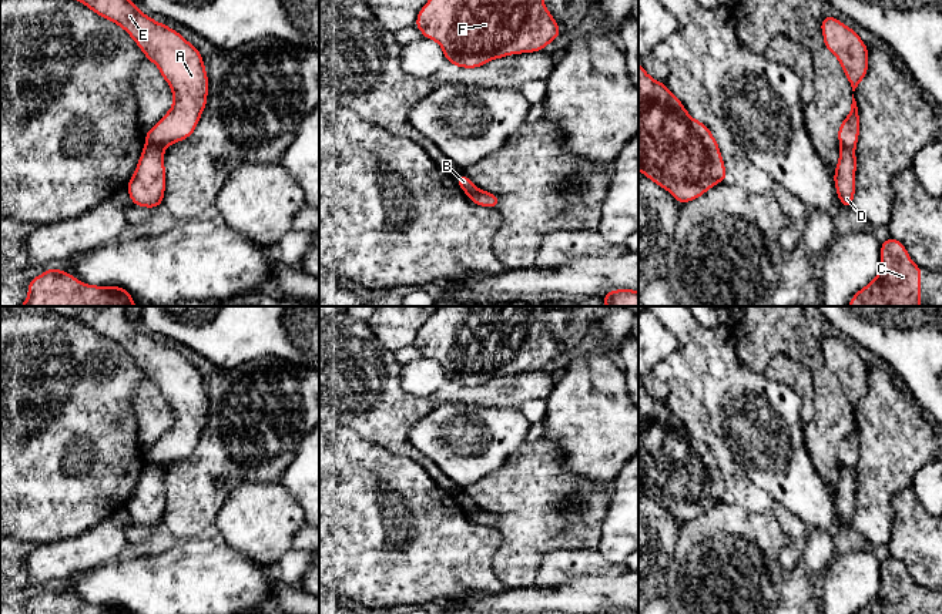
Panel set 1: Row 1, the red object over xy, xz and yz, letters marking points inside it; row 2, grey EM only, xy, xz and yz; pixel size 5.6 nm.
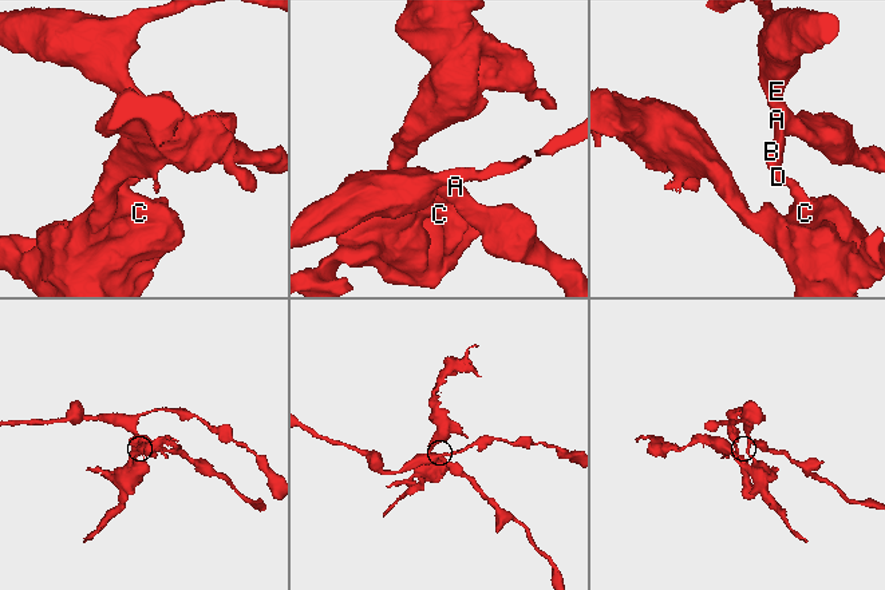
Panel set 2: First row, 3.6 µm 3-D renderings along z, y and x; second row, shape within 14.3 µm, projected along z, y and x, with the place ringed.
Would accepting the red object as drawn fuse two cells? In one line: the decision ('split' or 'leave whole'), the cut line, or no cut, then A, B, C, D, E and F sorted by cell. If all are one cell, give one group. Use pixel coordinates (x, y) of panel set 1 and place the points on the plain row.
split | xy (146, 459), (163, 467) | A E / B C D F

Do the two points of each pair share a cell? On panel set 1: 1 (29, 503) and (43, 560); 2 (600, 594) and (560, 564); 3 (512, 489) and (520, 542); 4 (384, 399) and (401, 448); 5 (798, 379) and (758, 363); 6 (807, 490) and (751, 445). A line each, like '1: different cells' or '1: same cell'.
1: different cells
2: different cells
3: same cell
4: same cell
5: different cells
6: same cell

